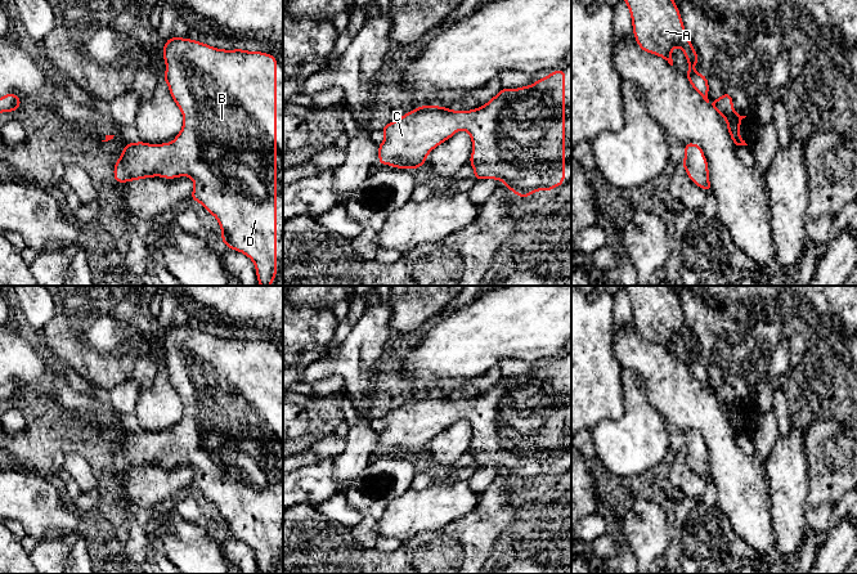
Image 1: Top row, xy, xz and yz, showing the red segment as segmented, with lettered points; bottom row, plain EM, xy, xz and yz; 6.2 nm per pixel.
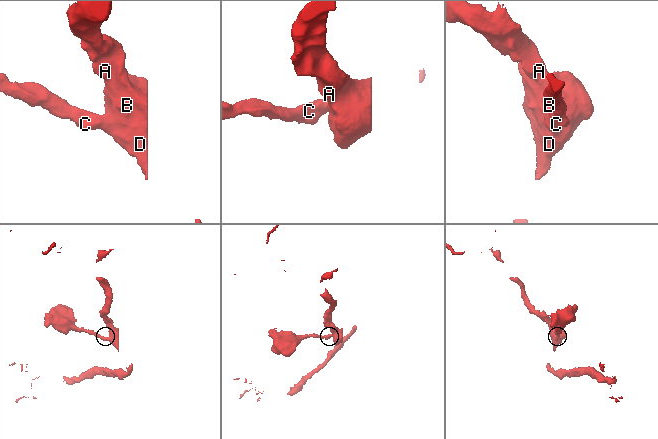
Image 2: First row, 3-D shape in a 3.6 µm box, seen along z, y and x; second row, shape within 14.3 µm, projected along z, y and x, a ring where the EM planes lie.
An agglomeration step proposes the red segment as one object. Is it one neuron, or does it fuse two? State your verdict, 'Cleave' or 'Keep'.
Keep

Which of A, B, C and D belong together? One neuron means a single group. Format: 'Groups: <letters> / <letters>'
Groups: A B C D

